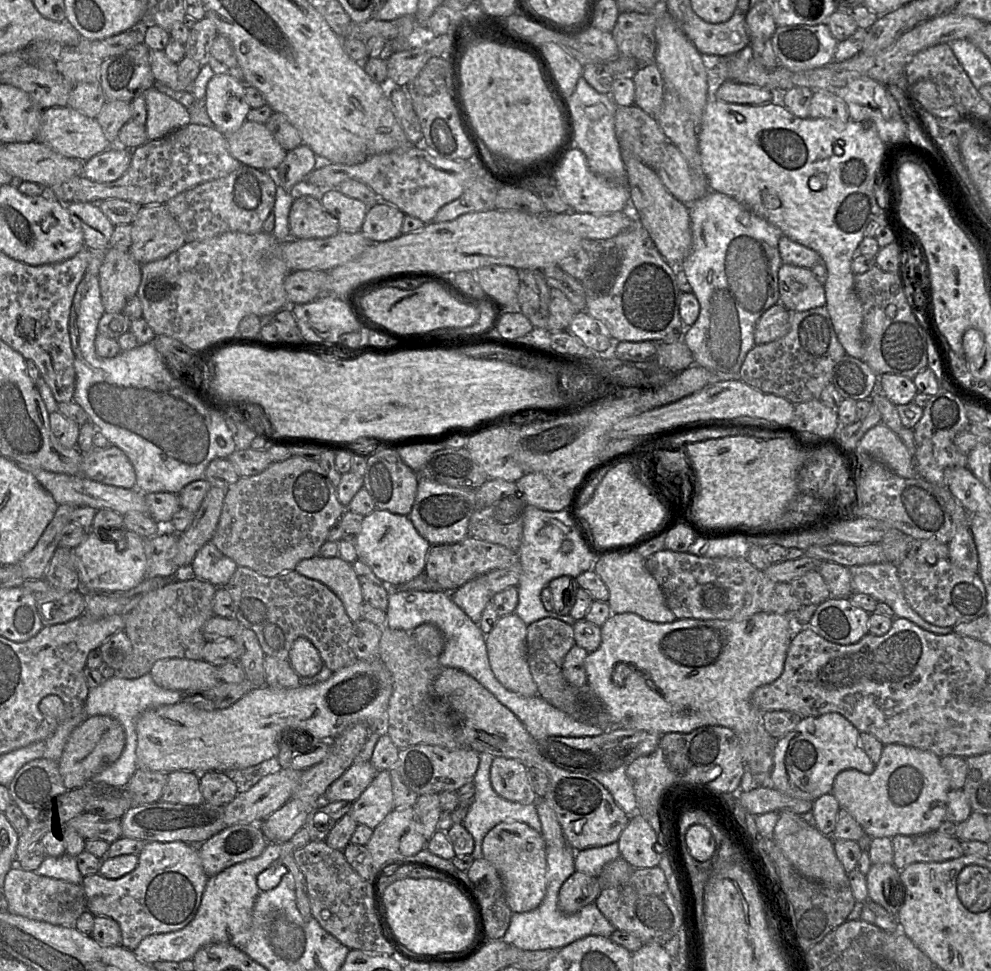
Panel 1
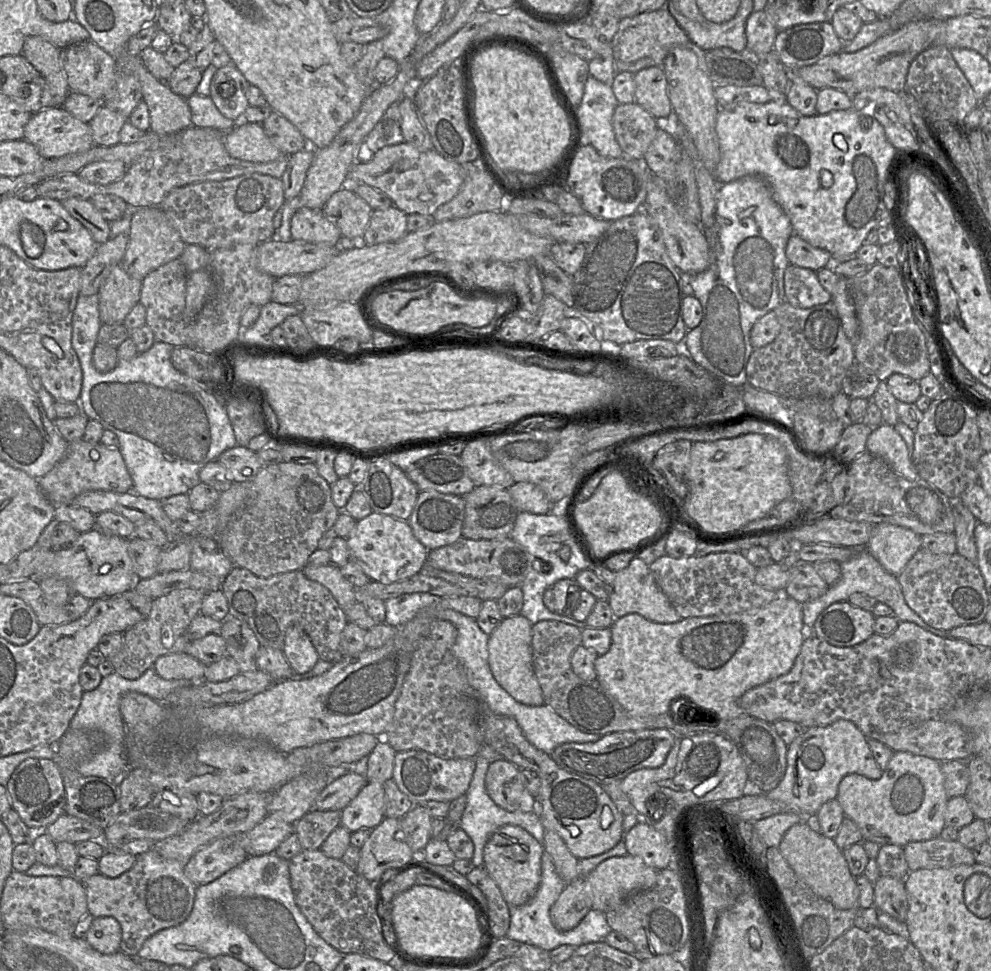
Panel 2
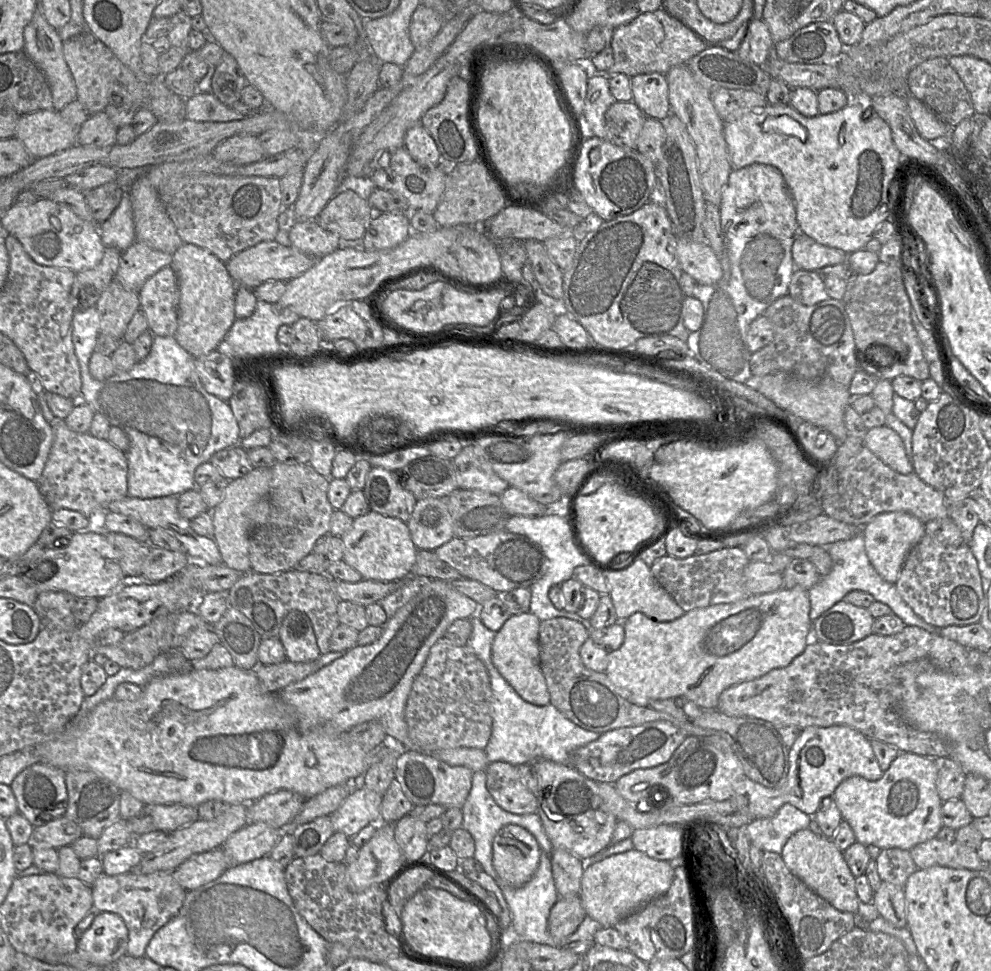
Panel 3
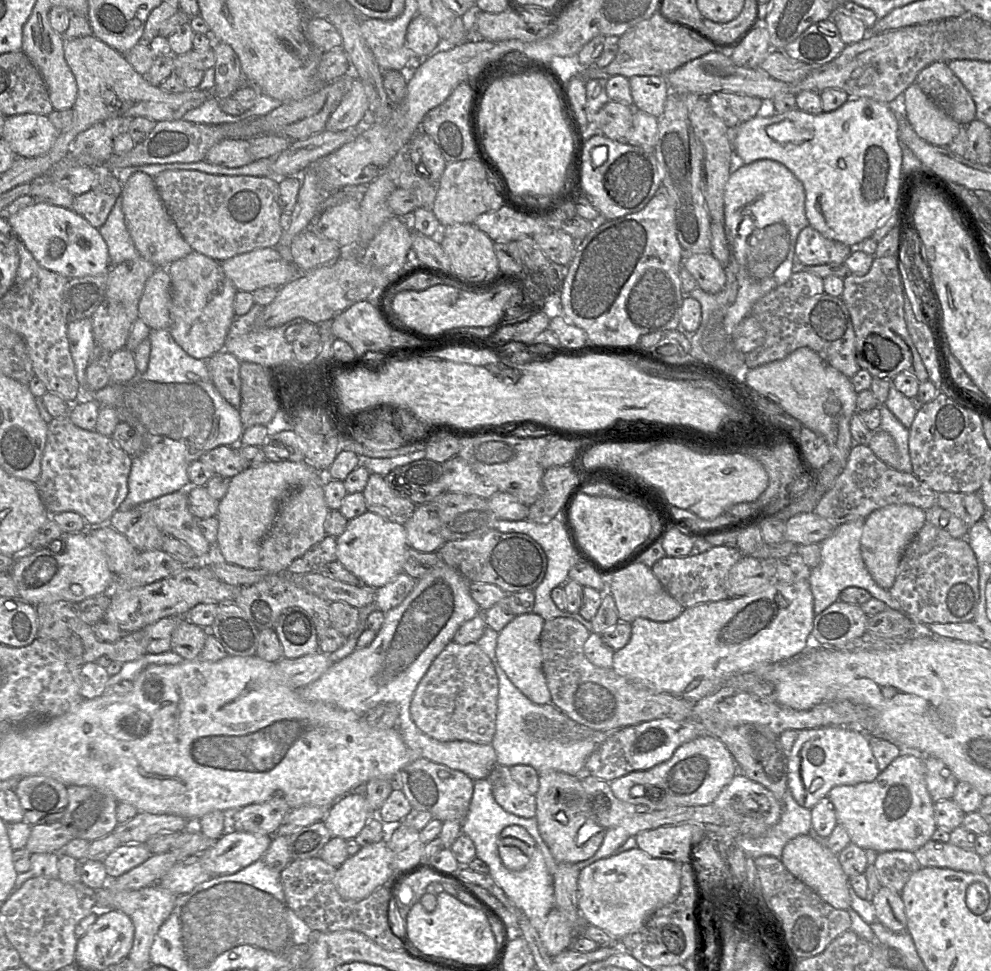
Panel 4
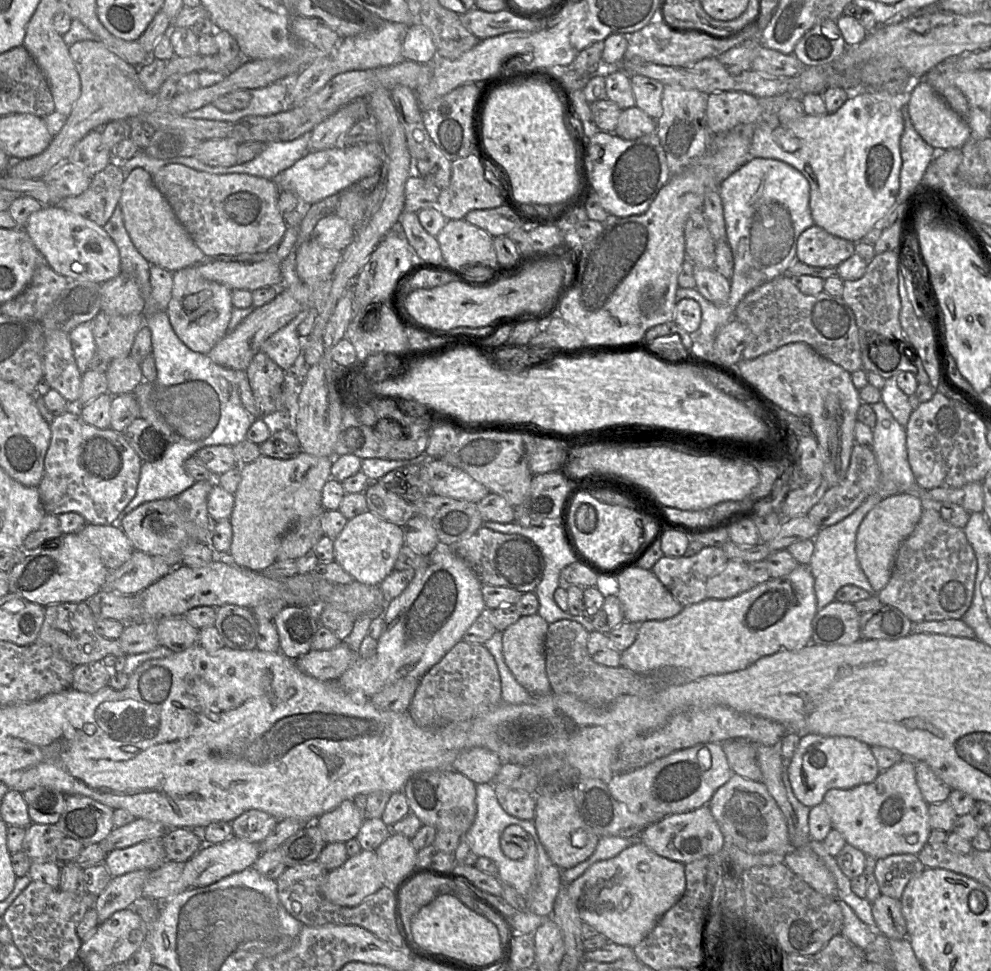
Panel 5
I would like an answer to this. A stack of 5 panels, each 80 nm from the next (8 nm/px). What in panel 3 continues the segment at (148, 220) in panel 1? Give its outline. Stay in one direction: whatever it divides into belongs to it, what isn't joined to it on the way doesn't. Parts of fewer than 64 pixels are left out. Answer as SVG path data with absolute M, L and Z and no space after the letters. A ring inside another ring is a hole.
M135 240L122 253L115 280L128 290L139 292L143 284L164 267L169 267L172 254L155 250Z

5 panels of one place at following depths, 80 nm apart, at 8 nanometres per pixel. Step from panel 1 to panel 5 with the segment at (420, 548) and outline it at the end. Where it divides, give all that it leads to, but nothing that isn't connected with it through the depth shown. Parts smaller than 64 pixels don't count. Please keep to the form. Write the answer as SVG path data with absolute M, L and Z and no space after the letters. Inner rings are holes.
M366 511L348 520L334 539L335 560L356 582L377 586L394 570L401 548L404 546L403 528Z

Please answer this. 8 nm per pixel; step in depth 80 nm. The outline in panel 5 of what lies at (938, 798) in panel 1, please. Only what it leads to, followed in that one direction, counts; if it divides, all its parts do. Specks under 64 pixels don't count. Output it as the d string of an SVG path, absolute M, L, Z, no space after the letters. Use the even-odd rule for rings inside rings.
M902 759L886 771L880 772L876 779L851 789L831 789L823 802L831 816L832 826L839 831L846 843L862 851L865 856L876 860L891 855L915 854L928 844L931 831L929 824L929 804L923 799L916 781L915 762Z

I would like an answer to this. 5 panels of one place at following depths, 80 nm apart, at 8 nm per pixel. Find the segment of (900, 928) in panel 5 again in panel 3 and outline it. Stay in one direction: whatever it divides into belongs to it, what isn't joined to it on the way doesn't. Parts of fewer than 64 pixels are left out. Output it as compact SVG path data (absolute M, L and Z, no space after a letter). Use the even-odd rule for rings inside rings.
M882 881L874 891L872 903L880 916L898 928L907 926L904 887Z

